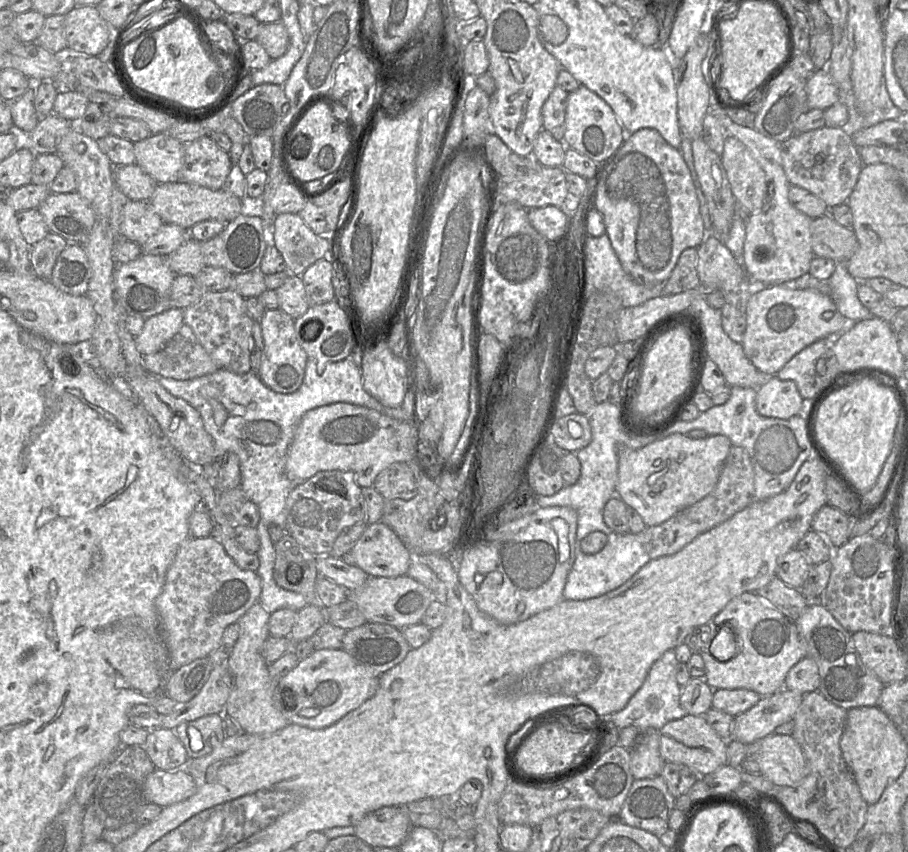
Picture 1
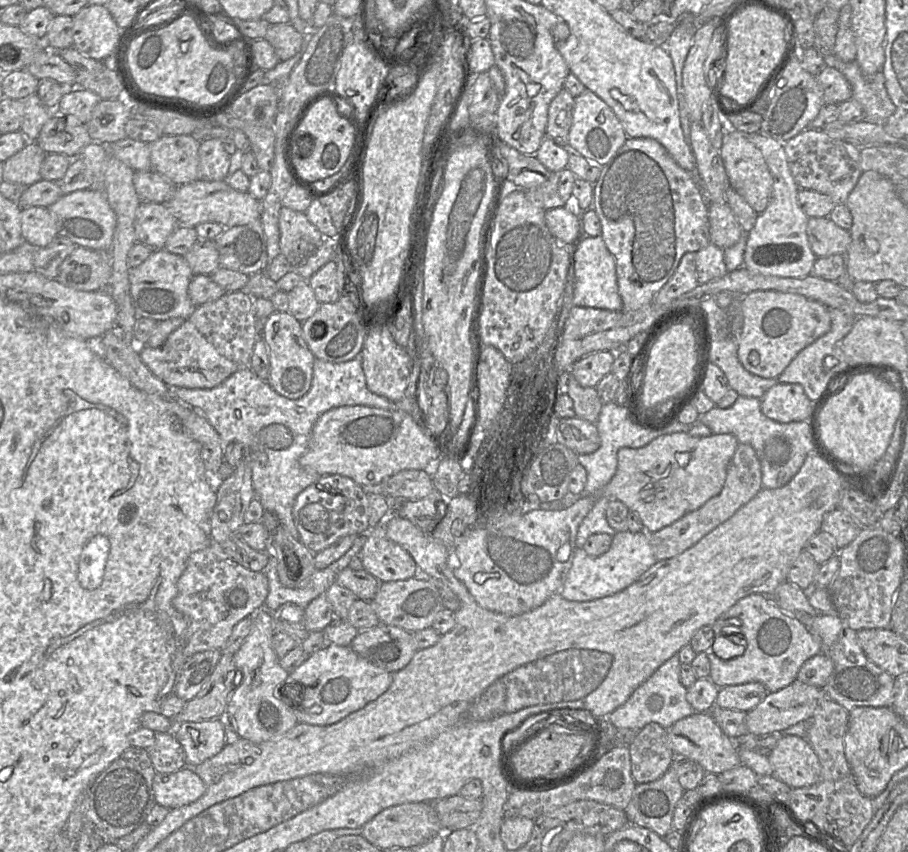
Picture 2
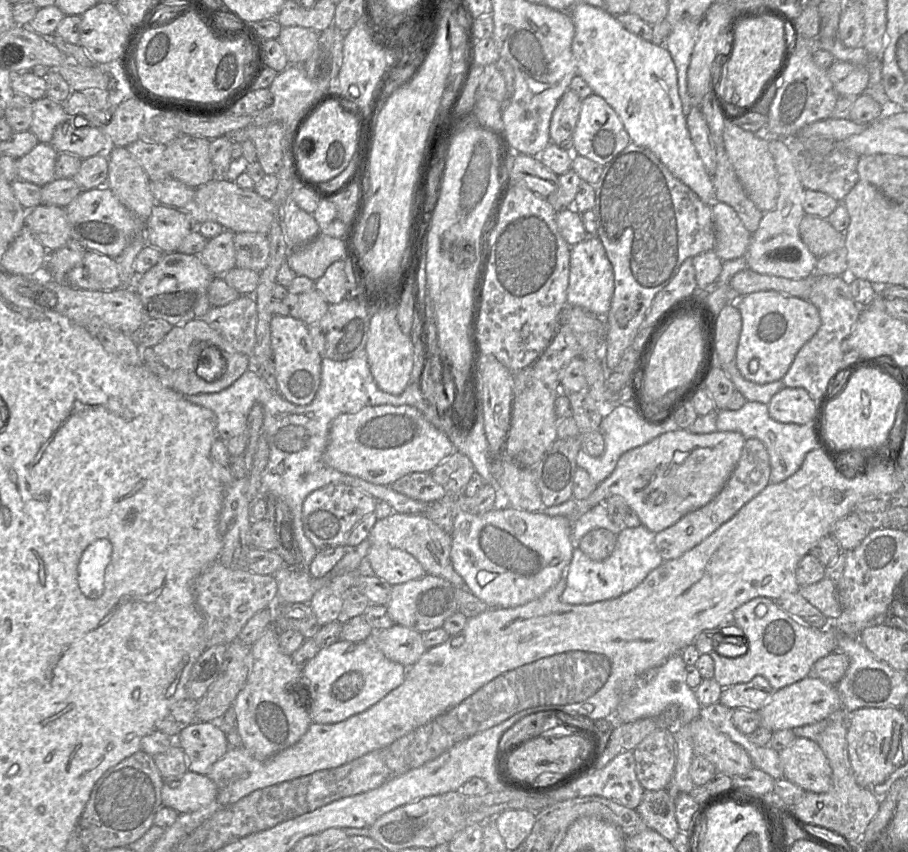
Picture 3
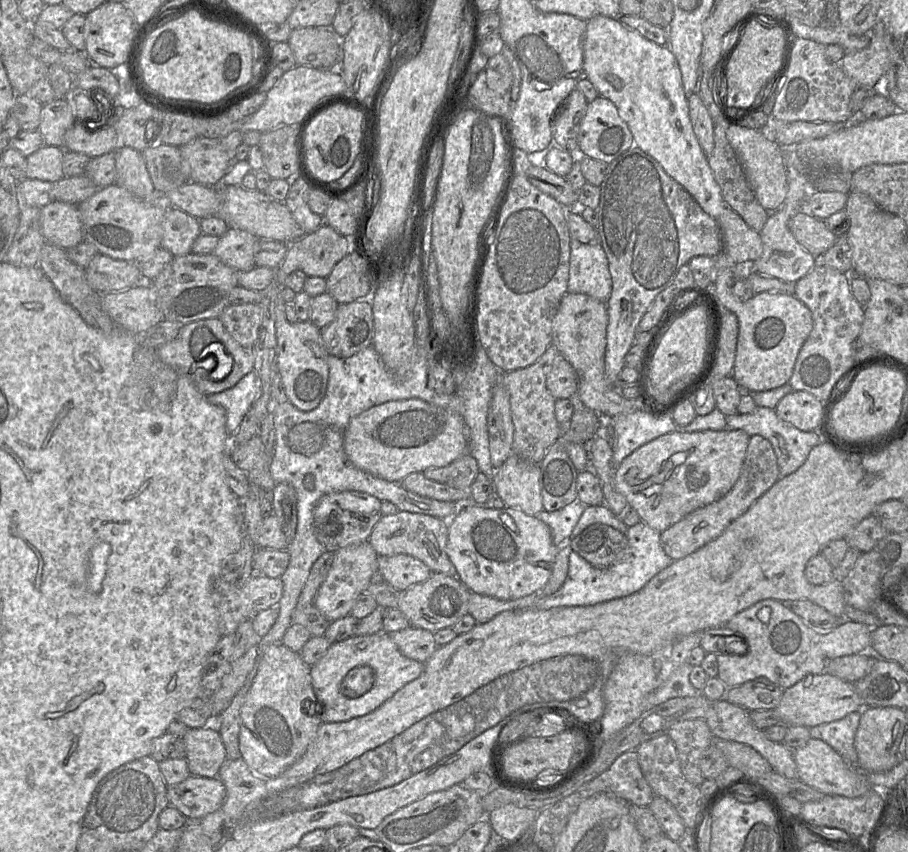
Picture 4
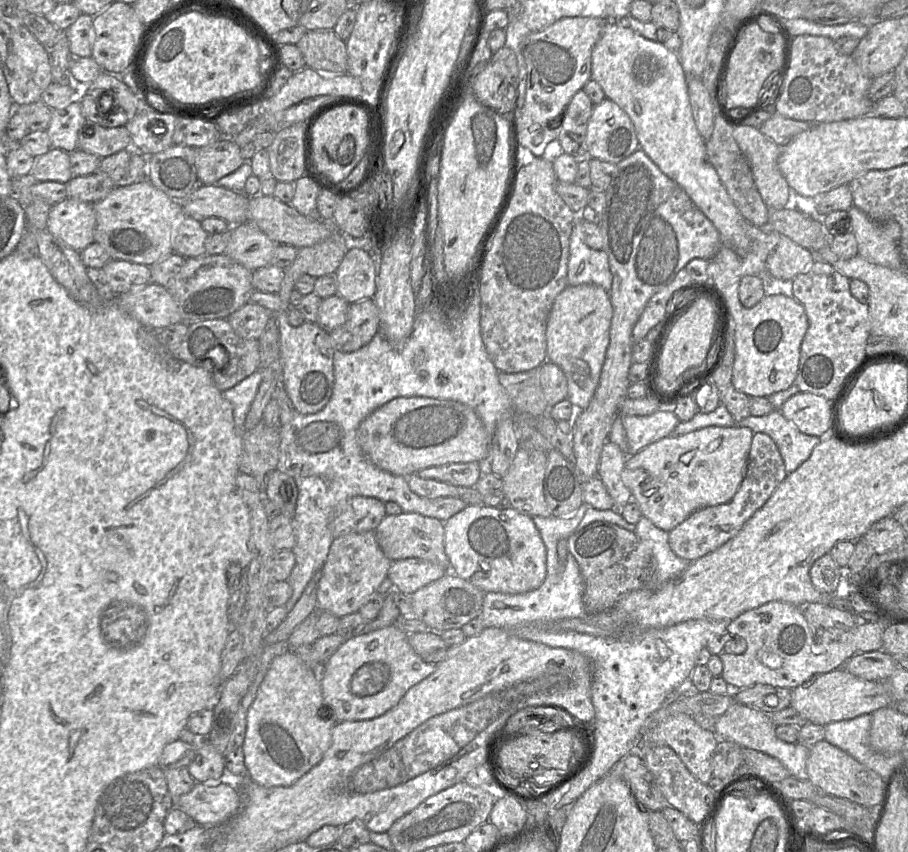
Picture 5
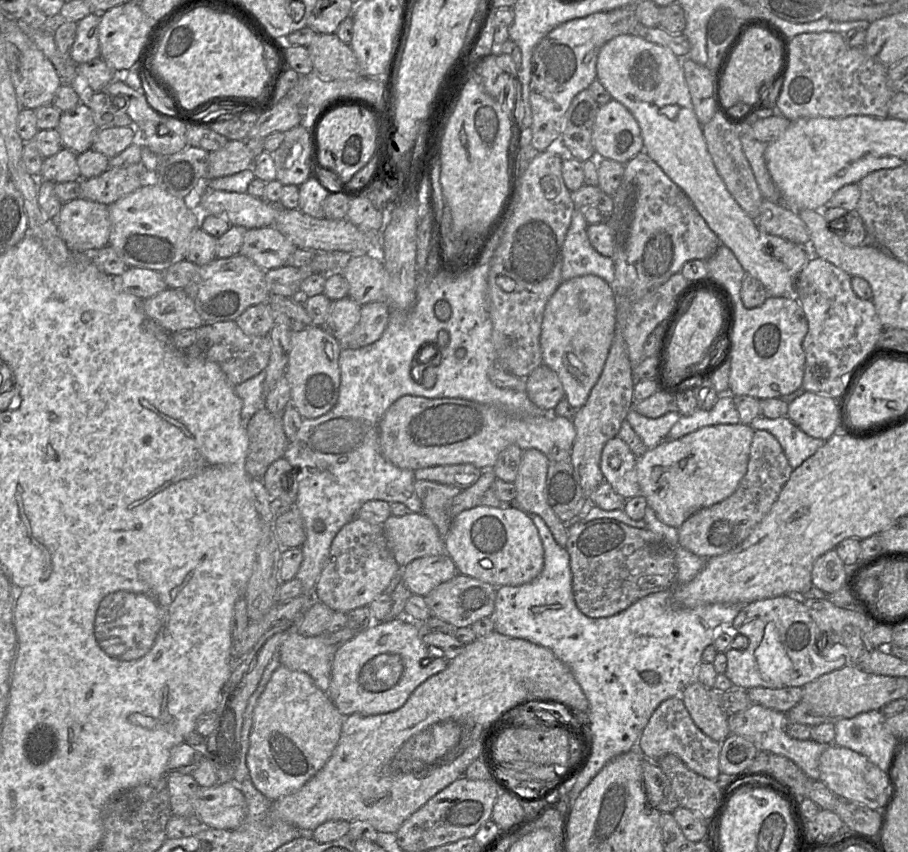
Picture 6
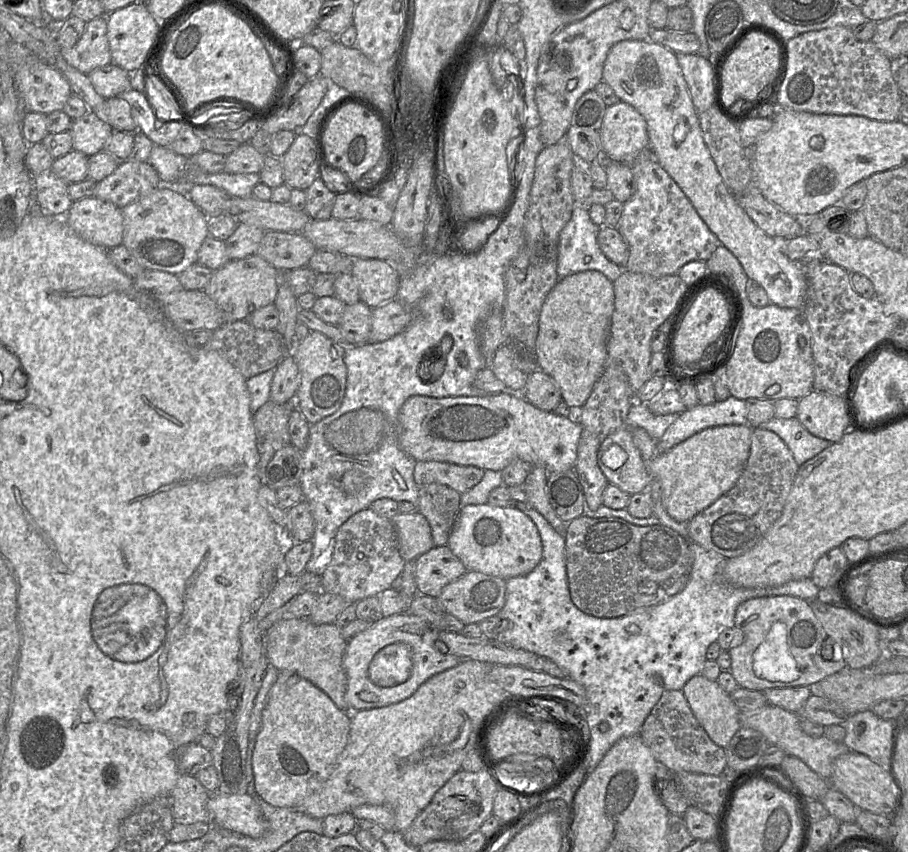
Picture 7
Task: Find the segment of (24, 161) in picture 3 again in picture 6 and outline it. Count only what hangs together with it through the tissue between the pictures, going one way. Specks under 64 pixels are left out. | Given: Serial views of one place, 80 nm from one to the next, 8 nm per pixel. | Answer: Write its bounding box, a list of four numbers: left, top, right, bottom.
[39,148,81,183]

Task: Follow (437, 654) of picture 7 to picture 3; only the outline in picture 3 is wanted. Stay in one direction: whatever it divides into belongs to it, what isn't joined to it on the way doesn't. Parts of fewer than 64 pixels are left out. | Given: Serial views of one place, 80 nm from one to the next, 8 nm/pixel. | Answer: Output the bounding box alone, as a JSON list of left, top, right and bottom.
[294,640,407,724]

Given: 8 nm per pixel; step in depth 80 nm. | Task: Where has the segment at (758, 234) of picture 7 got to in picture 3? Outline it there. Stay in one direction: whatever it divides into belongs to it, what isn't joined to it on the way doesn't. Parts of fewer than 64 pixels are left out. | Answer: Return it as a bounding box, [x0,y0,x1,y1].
[566,3,713,204]

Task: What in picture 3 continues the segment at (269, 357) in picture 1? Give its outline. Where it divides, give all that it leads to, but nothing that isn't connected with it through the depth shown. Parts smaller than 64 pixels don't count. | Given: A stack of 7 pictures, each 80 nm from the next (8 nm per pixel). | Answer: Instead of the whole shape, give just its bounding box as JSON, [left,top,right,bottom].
[270,315,323,404]

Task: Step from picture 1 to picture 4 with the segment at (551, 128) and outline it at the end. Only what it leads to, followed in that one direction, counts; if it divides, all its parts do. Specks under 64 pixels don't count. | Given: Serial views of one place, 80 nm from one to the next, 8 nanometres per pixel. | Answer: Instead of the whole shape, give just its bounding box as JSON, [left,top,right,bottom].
[552,89,588,155]

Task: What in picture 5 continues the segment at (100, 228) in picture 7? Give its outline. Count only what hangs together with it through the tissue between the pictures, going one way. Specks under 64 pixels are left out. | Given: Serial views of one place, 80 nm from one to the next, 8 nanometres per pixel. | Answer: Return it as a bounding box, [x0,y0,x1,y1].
[46,198,96,252]

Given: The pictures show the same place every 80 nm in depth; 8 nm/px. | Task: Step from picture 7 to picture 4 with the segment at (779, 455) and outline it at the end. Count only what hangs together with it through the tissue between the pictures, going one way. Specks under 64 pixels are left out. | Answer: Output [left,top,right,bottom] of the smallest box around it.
[661,435,779,561]

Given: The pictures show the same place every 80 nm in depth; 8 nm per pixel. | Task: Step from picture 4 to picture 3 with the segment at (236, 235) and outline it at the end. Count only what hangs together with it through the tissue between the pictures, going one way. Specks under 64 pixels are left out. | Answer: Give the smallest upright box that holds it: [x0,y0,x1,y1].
[194,230,236,276]

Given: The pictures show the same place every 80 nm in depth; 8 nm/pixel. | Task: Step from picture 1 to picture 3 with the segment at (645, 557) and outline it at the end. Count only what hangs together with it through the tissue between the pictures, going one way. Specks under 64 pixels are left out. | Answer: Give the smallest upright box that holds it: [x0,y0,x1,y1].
[561,524,664,605]

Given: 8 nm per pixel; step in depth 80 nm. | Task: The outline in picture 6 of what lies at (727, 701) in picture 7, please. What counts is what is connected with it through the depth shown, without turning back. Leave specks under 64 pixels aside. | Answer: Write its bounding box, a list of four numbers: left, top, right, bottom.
[680,681,731,744]

